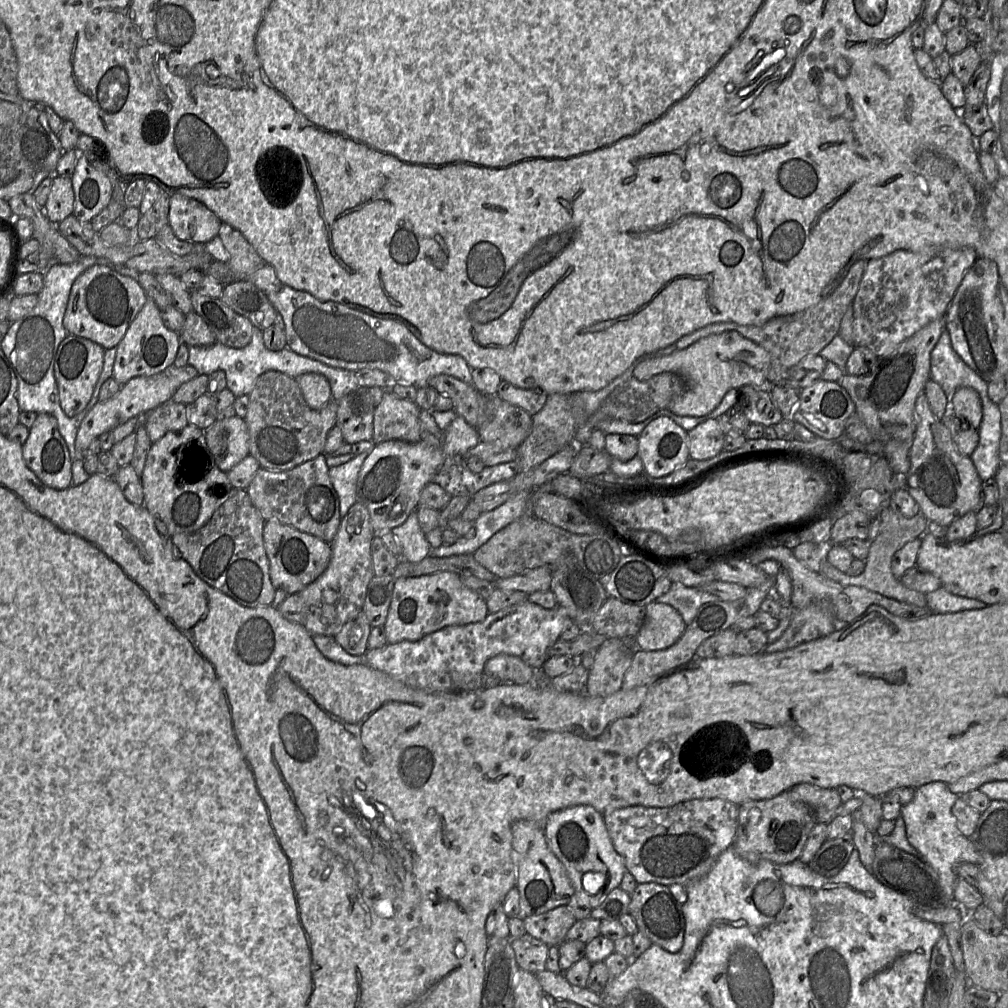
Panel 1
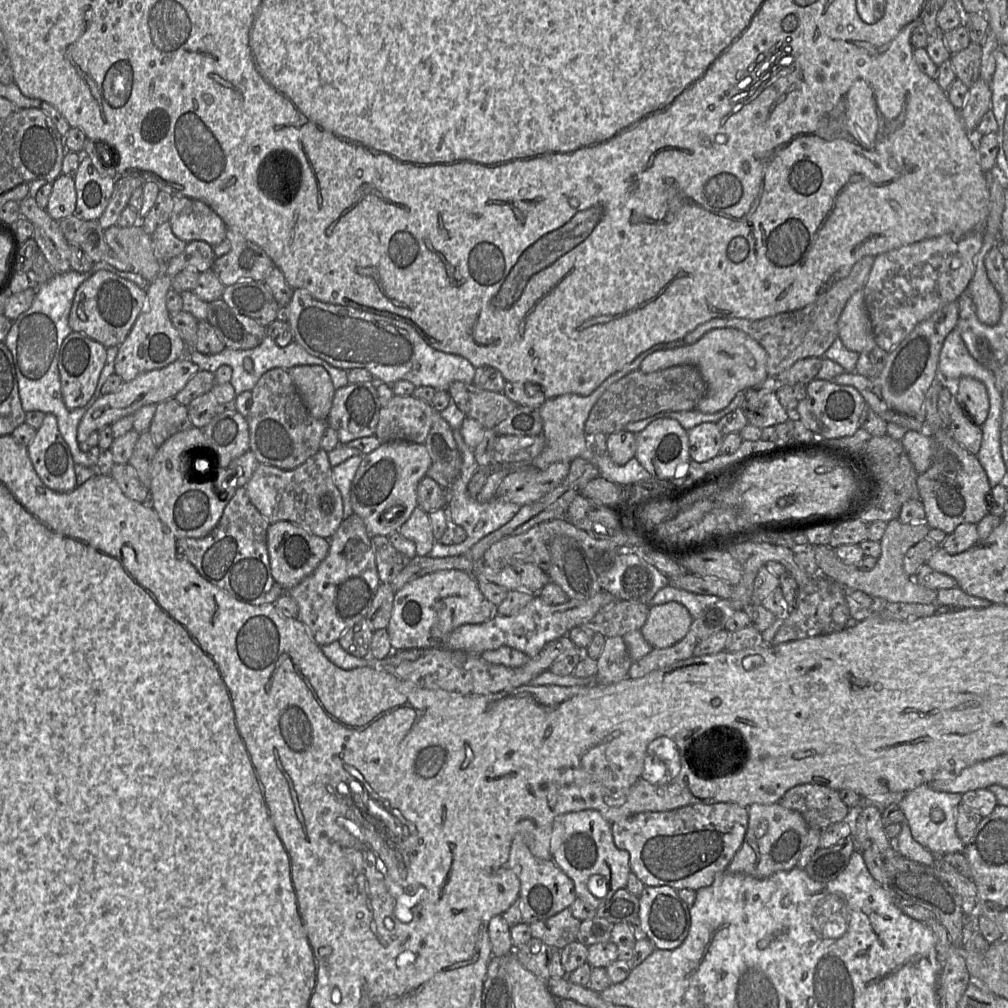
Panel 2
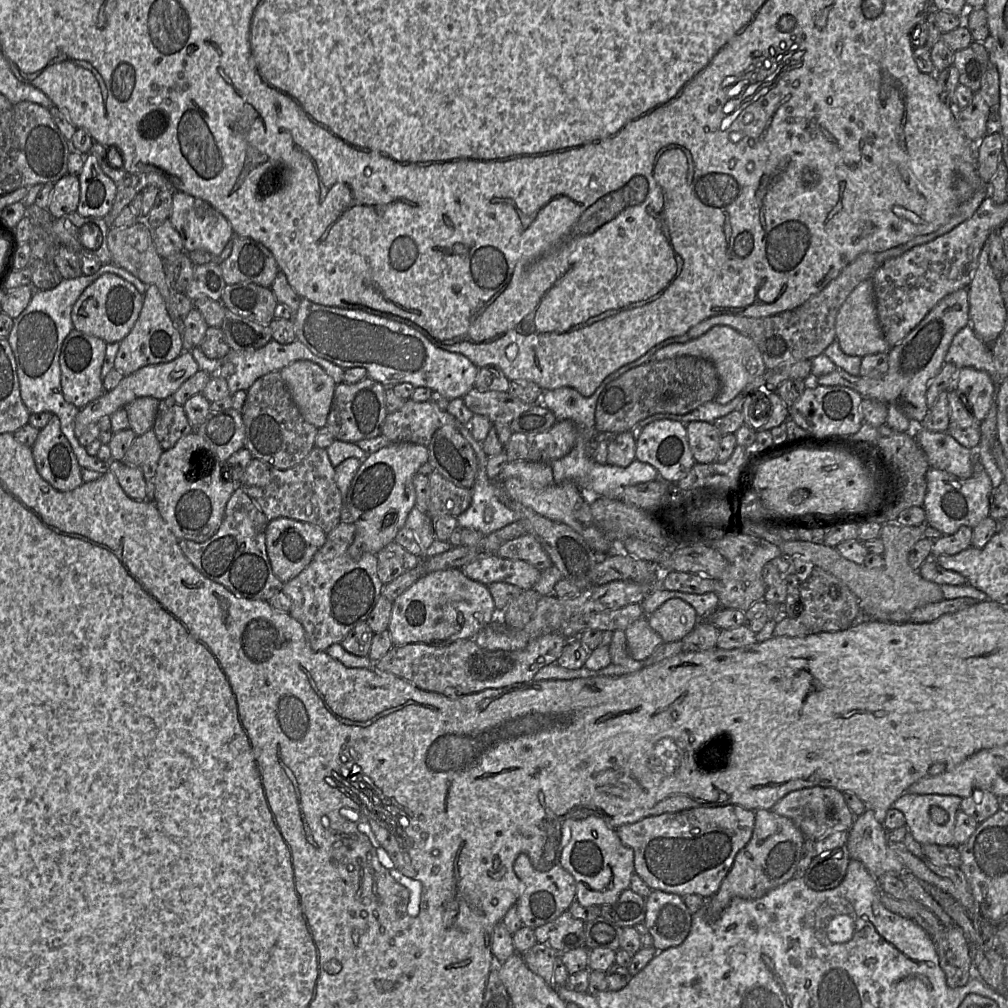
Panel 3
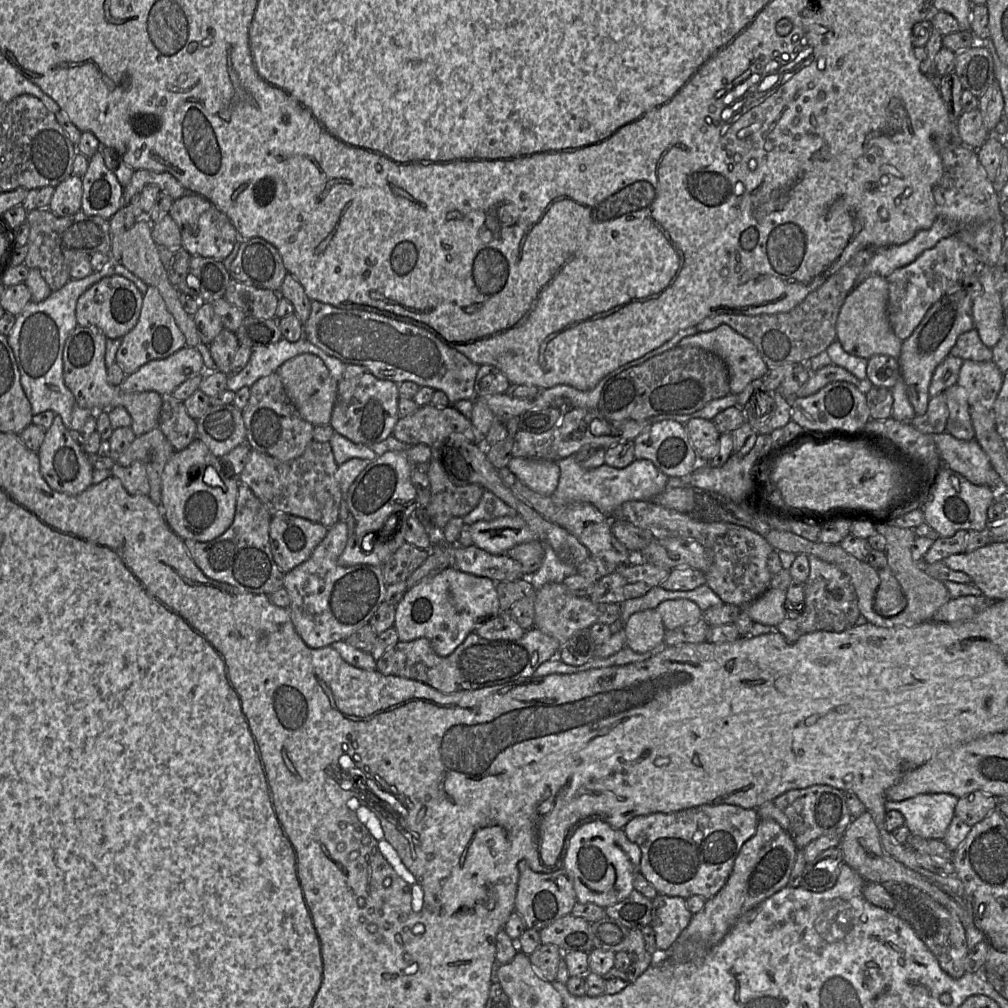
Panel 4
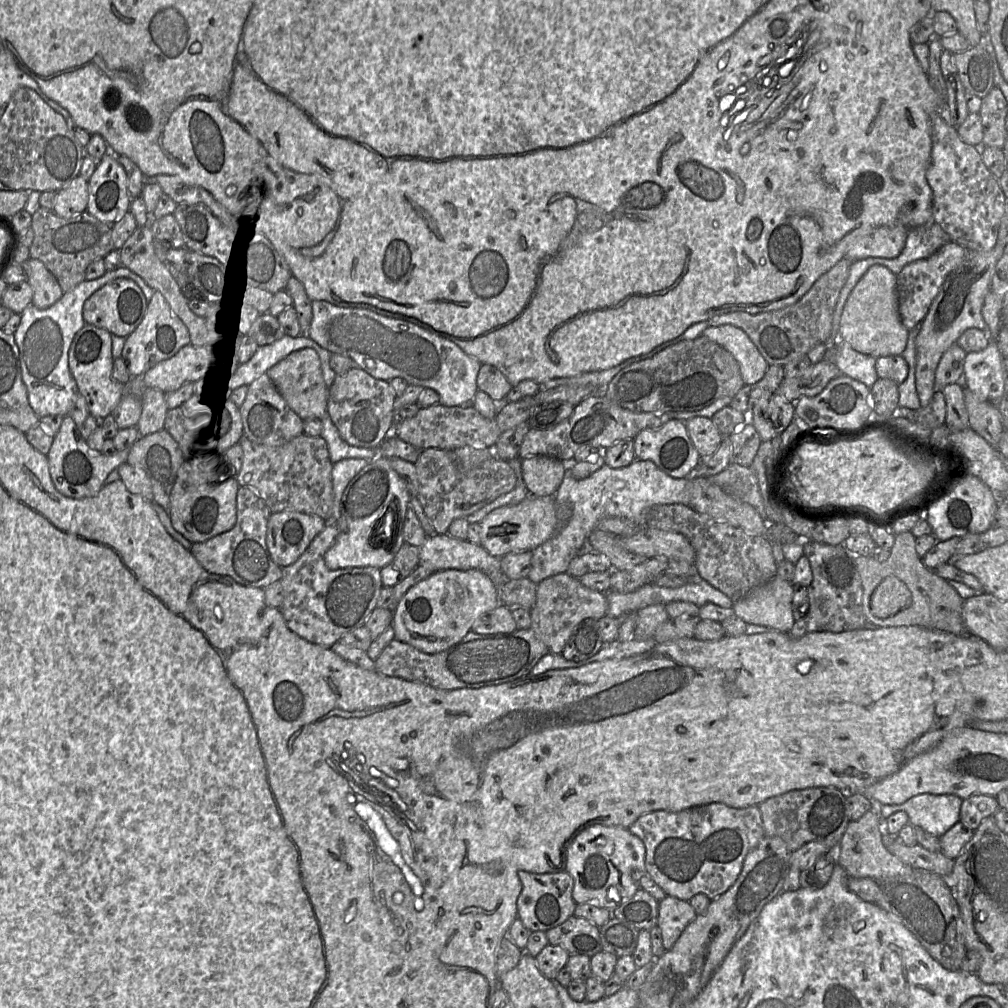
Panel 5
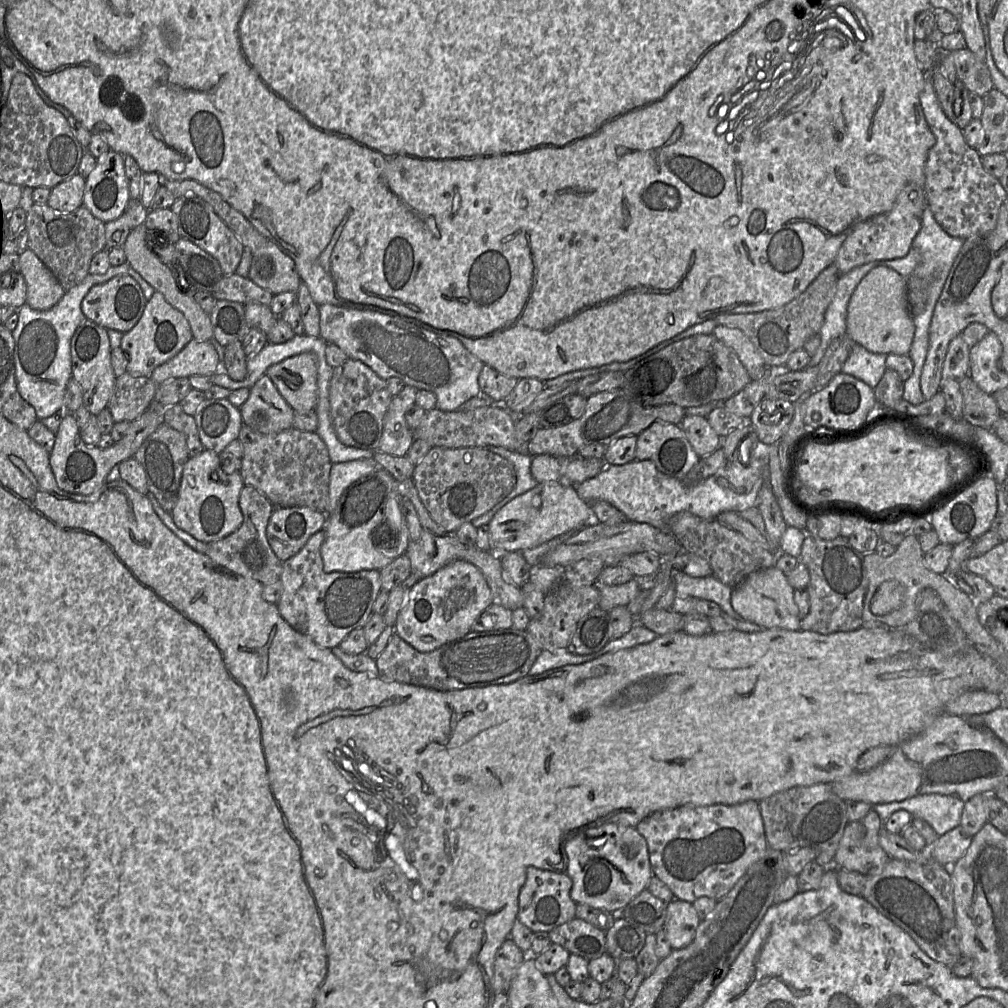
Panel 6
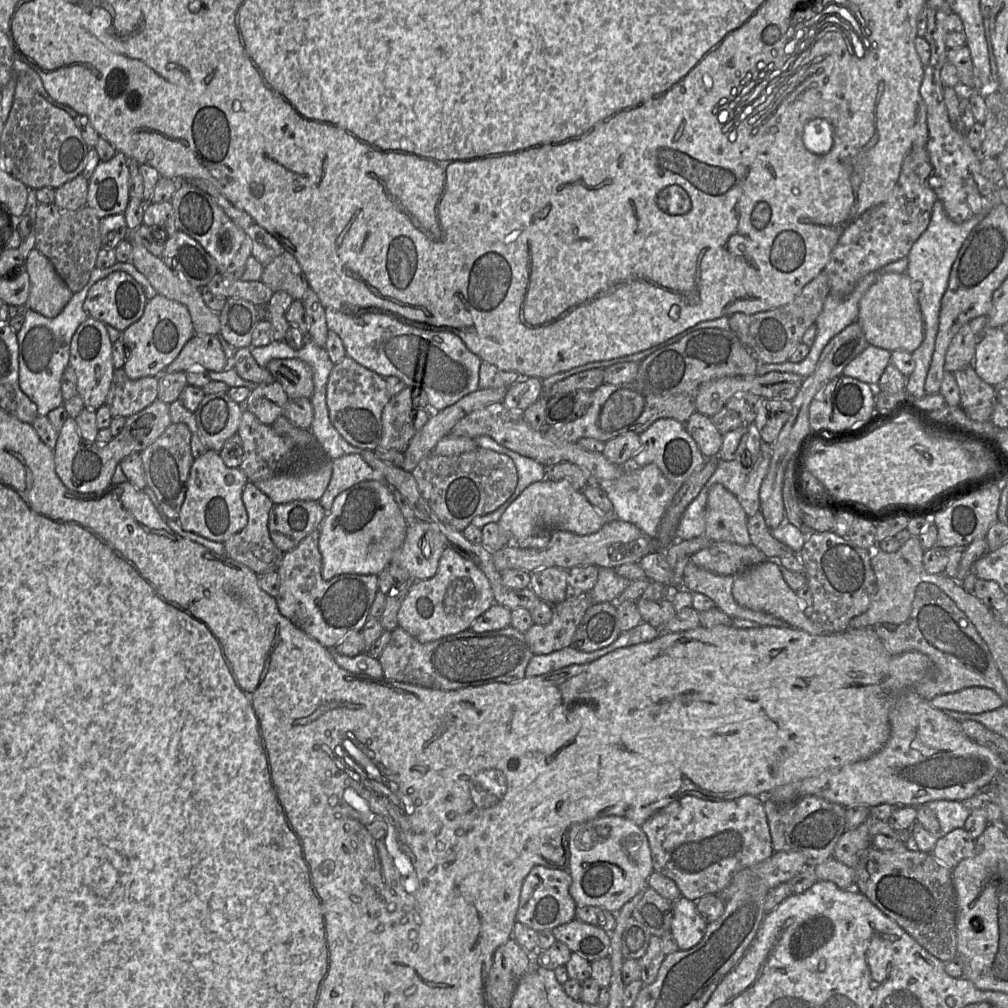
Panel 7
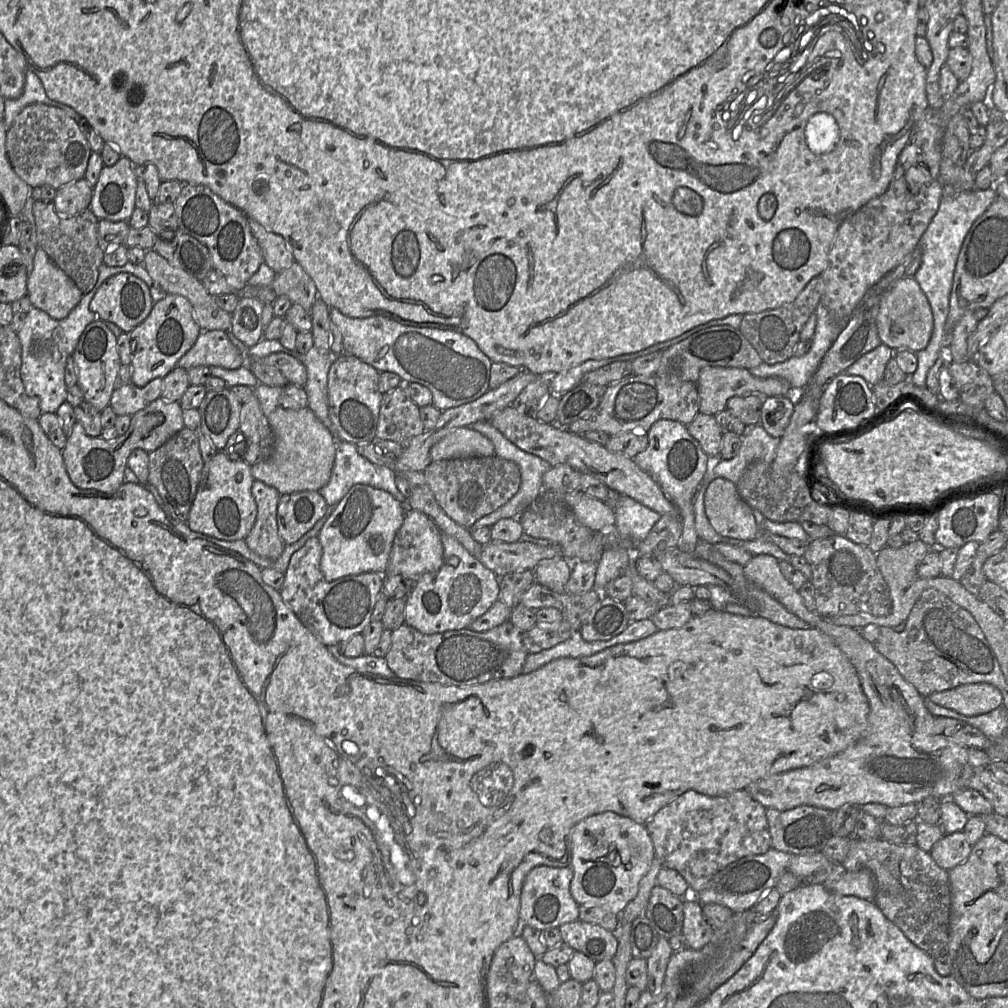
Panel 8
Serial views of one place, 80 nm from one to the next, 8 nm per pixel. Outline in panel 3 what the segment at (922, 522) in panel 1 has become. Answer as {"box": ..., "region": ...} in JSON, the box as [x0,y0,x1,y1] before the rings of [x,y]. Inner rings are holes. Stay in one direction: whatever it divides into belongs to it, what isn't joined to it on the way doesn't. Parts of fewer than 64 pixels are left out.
{"box":[779,524,944,620],"region":[[[883,524],[879,538],[884,544],[884,565],[875,569],[868,569],[847,560],[836,547],[825,544],[793,540],[784,541],[779,549],[787,558],[802,557],[840,579],[858,598],[861,611],[869,619],[887,620],[890,614],[897,611],[912,612],[918,607],[944,599],[941,585],[925,580],[918,570],[913,570],[908,563],[909,552],[924,537],[926,525]]]}

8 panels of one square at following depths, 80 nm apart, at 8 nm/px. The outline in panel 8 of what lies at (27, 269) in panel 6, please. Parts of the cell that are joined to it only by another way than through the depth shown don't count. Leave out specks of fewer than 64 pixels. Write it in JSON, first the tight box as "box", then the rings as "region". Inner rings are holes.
{"box":[27,247,84,320],"region":[[[40,247],[27,281],[27,296],[33,307],[61,320],[68,316],[84,294]]]}

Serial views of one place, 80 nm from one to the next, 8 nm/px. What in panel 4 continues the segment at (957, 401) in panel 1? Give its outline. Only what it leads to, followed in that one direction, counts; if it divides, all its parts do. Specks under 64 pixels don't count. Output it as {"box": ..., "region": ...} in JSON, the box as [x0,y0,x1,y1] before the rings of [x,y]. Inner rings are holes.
{"box":[957,360,1004,410],"region":[[[963,360],[957,384],[964,388],[972,410],[992,410],[1002,387],[1004,374],[993,361]]]}

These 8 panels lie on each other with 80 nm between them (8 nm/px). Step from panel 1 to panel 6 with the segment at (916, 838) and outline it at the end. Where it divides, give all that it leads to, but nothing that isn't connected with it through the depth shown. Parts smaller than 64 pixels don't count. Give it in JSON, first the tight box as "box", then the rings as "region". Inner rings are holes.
{"box":[900,794,965,836],"region":[[[923,794],[900,802],[900,810],[907,810],[914,818],[926,821],[942,836],[960,825],[965,802],[961,799],[942,794]]]}

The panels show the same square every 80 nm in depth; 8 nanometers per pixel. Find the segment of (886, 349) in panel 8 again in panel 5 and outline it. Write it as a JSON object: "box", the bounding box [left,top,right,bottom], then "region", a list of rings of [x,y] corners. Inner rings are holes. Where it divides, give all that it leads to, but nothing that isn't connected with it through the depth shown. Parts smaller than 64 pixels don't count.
{"box":[835,341,878,388],"region":[[[837,341],[835,364],[842,375],[862,382],[871,388],[877,381],[878,375],[875,368],[876,359],[854,350],[848,343]]]}

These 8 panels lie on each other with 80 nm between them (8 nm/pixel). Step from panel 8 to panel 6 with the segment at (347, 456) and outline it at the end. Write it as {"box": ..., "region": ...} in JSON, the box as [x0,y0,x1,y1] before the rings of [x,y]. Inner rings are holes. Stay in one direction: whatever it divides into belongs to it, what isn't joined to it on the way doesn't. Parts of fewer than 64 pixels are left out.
{"box":[326,459,378,513],"region":[[[356,459],[334,463],[331,466],[329,480],[329,503],[326,513],[331,513],[347,487],[359,478],[368,475],[378,467],[373,459]]]}

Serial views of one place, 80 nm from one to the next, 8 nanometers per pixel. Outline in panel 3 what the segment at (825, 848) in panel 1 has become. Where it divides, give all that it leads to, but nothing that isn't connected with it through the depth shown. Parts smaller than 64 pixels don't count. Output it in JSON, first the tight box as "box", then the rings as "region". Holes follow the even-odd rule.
{"box":[803,845,849,891],"region":[[[846,845],[825,851],[811,860],[803,880],[809,888],[816,891],[833,889],[843,880],[849,861]]]}

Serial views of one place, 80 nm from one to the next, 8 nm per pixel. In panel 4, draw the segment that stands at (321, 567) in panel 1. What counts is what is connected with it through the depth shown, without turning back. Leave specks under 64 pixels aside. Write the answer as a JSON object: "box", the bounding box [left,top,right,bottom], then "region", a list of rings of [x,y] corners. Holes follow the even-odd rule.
{"box":[269,514,327,573],"region":[[[291,514],[272,516],[269,541],[274,561],[288,573],[310,557],[327,531],[320,523]]]}

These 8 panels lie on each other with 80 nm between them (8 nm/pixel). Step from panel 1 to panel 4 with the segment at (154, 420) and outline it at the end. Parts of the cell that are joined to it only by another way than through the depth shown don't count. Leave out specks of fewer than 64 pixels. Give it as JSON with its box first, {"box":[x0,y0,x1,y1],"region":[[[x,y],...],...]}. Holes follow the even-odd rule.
{"box":[158,396,196,451],"region":[[[162,396],[158,427],[175,451],[185,449],[196,438],[196,420],[192,419],[183,402]]]}

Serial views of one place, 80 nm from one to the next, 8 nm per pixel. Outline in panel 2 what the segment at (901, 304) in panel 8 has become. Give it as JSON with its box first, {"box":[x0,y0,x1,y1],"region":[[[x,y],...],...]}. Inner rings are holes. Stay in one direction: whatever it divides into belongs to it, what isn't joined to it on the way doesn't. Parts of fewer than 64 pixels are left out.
{"box":[837,289,876,353],"region":[[[863,289],[857,290],[847,301],[839,316],[837,329],[839,339],[848,350],[861,353],[876,347]]]}

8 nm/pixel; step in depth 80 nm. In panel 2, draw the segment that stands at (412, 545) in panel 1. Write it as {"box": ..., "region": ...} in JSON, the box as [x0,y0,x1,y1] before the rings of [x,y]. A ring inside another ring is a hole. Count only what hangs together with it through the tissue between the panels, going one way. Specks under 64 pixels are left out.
{"box":[398,507,435,556],"region":[[[416,507],[409,519],[398,532],[406,539],[414,542],[417,556],[427,556],[431,551],[435,538],[433,536],[429,514]]]}

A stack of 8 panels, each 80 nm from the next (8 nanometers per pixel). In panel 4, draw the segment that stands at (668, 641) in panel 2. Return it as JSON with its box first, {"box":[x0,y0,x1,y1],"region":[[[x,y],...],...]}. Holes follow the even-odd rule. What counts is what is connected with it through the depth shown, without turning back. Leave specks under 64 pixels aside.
{"box":[656,599,702,630],"region":[[[688,599],[663,601],[656,608],[661,616],[665,630],[697,623],[702,617],[699,606]]]}

